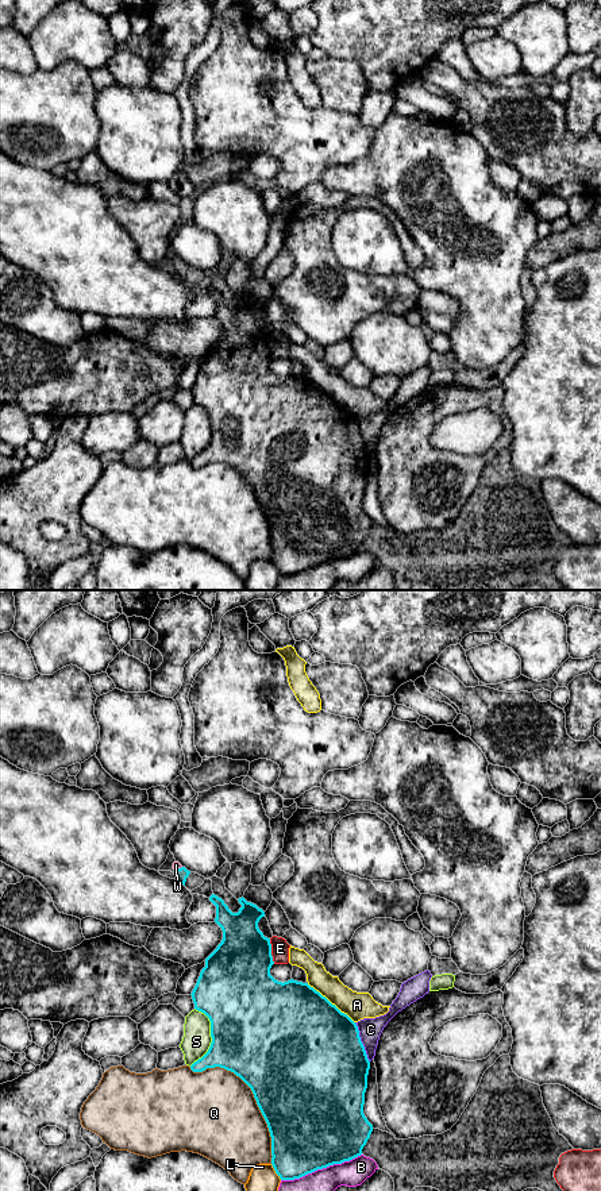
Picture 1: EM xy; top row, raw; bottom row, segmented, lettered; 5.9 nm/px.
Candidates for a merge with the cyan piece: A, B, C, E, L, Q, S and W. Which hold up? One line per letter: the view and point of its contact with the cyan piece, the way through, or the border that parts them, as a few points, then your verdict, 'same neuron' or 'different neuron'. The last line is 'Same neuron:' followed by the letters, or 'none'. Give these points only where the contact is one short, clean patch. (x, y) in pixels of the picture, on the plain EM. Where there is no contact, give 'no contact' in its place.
A: xy (330, 397) | different neuron
B: xy (320, 563) | different neuron
C: xy (361, 438) | different neuron
E: xy (270, 346) | different neuron
L: xy (276, 567) | different neuron
Q: xy (254, 490) | different neuron
S: xy (211, 431) | different neuron
W: xy (177, 265) | across xy (181, 269), (177, 265), (176, 259) | same neuron
Same neuron: W

